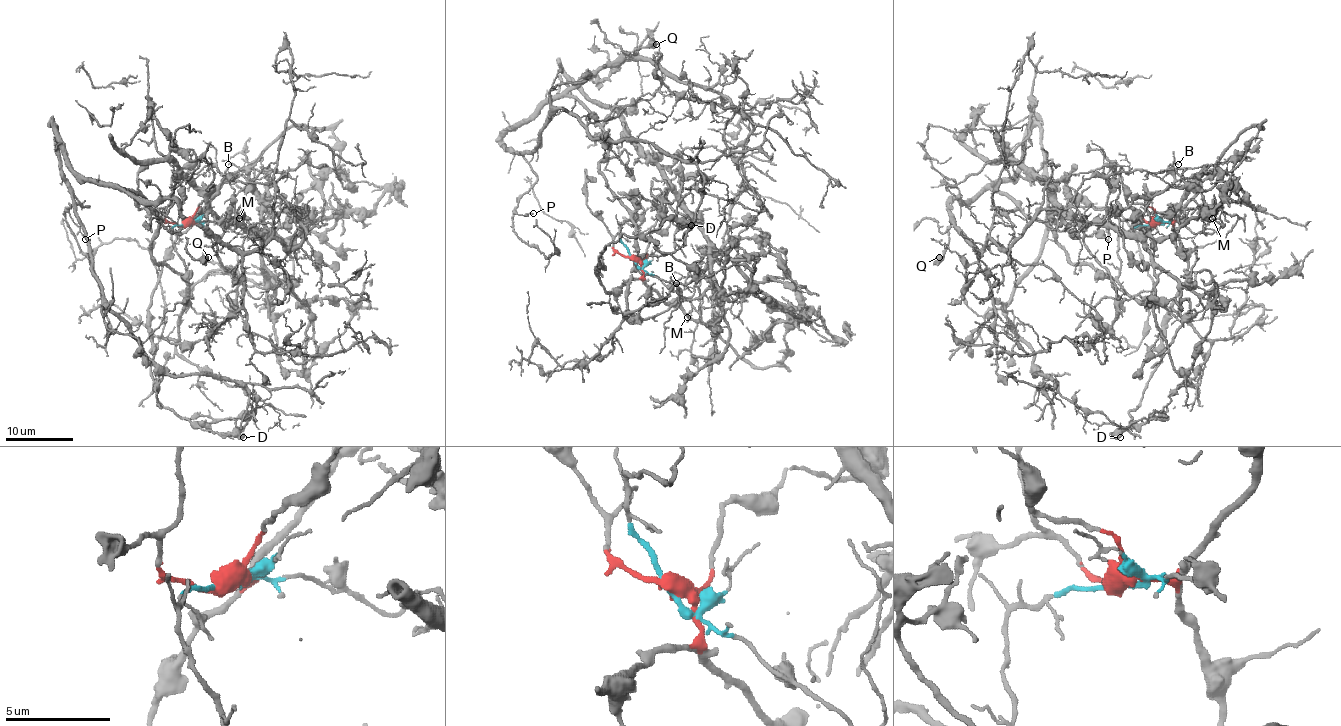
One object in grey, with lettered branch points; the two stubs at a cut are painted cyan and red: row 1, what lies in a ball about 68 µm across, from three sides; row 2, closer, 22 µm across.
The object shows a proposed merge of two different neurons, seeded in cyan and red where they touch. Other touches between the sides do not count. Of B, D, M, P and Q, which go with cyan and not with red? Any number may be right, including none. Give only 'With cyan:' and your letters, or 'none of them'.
With cyan: M, P, Q

